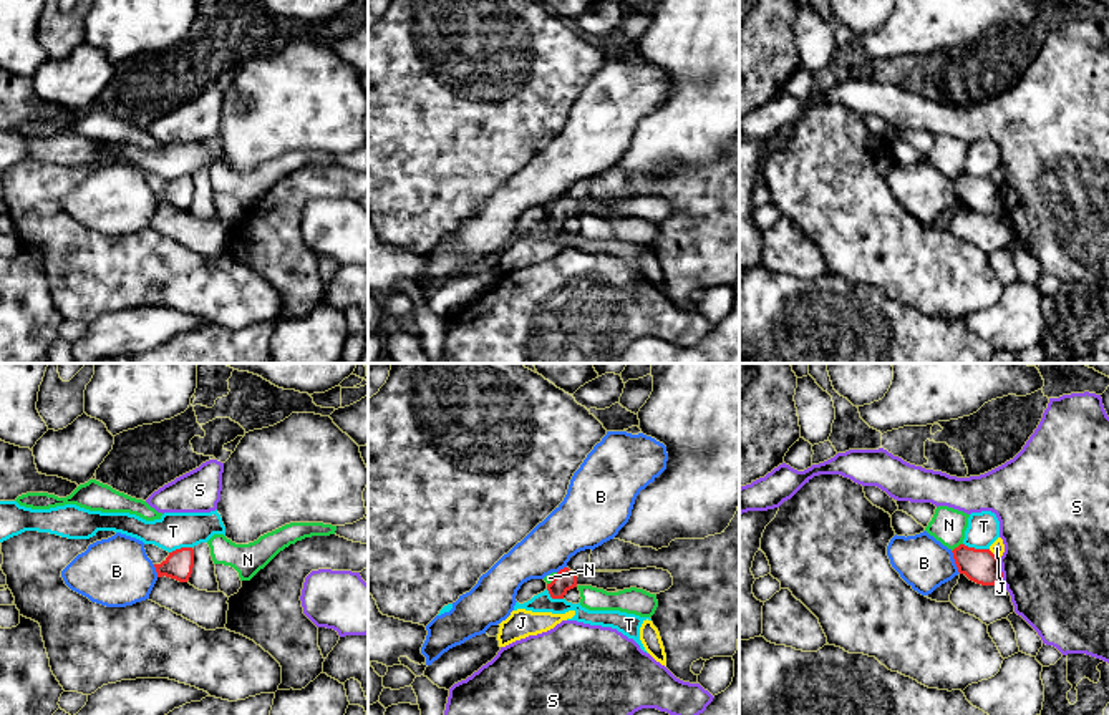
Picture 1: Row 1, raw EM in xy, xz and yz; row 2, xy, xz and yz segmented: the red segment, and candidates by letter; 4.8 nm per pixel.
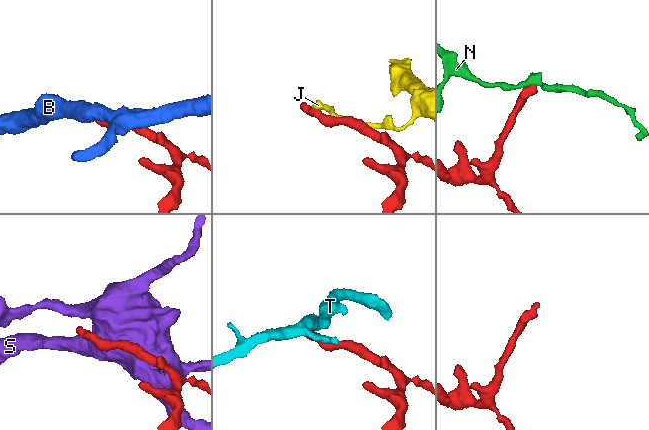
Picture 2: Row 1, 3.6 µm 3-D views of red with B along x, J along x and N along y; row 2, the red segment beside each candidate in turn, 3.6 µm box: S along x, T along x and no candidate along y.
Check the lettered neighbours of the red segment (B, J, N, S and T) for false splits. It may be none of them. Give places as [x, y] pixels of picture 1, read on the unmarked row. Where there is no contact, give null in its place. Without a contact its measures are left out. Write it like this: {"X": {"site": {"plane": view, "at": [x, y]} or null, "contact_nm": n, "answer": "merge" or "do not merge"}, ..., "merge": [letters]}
{"B": {"site": {"plane": "yz", "at": [955, 191]}, "contact_nm": 120, "answer": "do not merge"}, "J": {"site": {"plane": "yz", "at": [992, 181]}, "contact_nm": 70, "answer": "do not merge"}, "N": {"site": {"plane": "yz", "at": [958, 175]}, "contact_nm": 70, "answer": "do not merge"}, "S": {"site": {"plane": "yz", "at": [1000, 199]}, "contact_nm": 130, "answer": "do not merge"}, "T": {"site": {"plane": "yz", "at": [977, 178]}, "contact_nm": 130, "answer": "do not merge"}, "merge": []}

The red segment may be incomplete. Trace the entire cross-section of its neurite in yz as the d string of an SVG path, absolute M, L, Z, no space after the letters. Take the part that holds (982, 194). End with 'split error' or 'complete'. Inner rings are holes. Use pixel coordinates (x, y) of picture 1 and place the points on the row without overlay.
M960 173L953 179L953 187L960 202L981 214L1003 212L1000 186L990 178L975 178Z | complete

